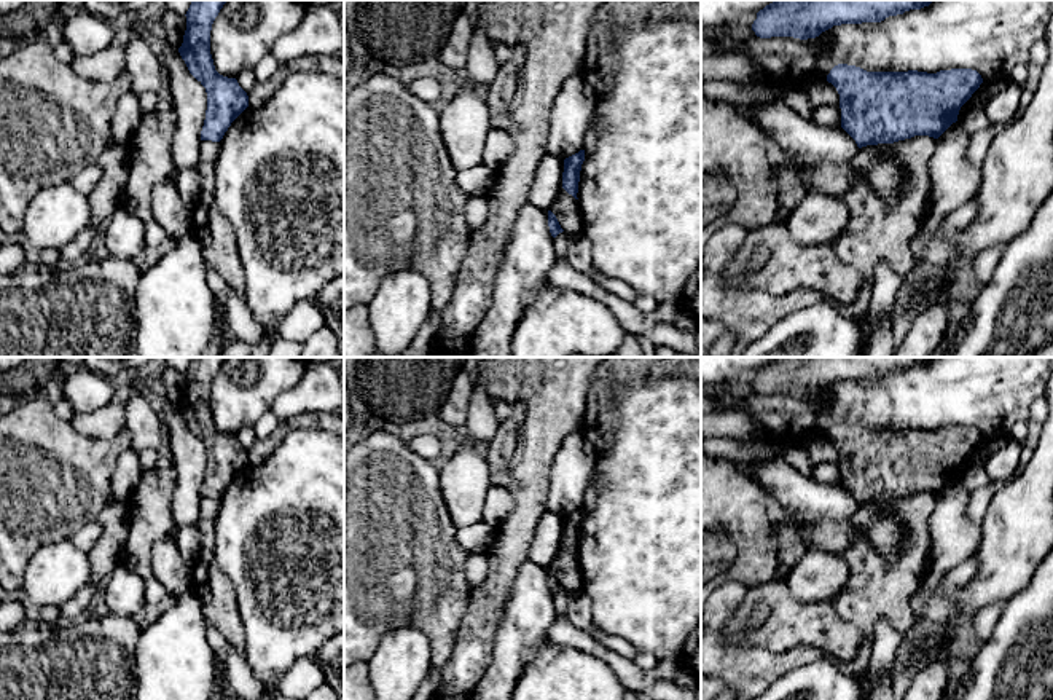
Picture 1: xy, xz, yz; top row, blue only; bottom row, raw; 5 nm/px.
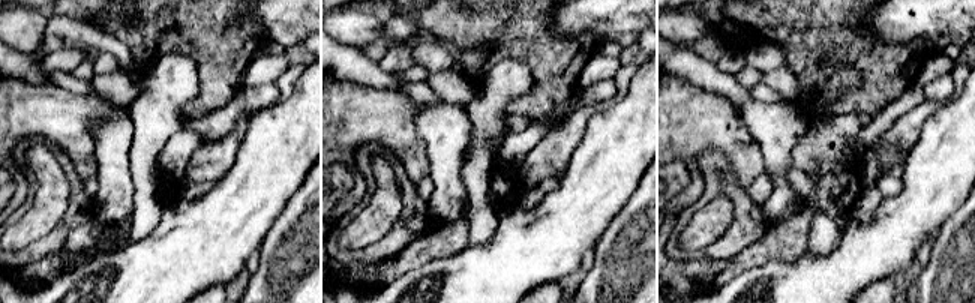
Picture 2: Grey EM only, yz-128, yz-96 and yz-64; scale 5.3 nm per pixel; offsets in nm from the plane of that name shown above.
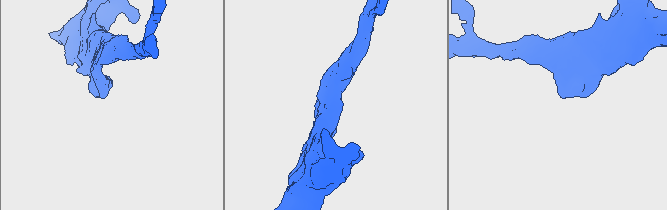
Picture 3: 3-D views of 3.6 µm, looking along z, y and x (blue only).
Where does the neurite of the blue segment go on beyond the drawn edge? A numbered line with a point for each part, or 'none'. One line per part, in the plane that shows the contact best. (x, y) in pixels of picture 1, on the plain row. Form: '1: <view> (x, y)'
none

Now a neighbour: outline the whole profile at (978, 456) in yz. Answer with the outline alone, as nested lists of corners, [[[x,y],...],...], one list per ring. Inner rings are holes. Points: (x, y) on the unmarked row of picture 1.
[[[983,438],[972,454],[961,464],[957,477],[962,478],[967,472],[984,467],[988,461],[988,438]]]

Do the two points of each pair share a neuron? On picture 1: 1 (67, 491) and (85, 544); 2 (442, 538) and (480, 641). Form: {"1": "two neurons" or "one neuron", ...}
{"1": "two neurons", "2": "two neurons"}

